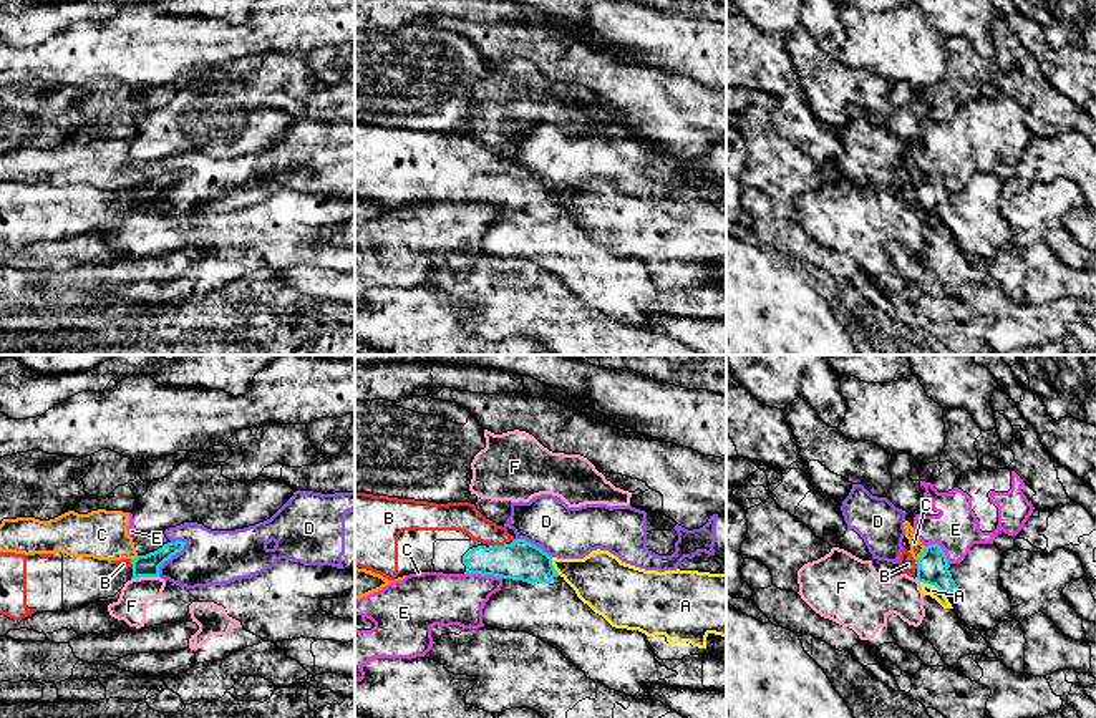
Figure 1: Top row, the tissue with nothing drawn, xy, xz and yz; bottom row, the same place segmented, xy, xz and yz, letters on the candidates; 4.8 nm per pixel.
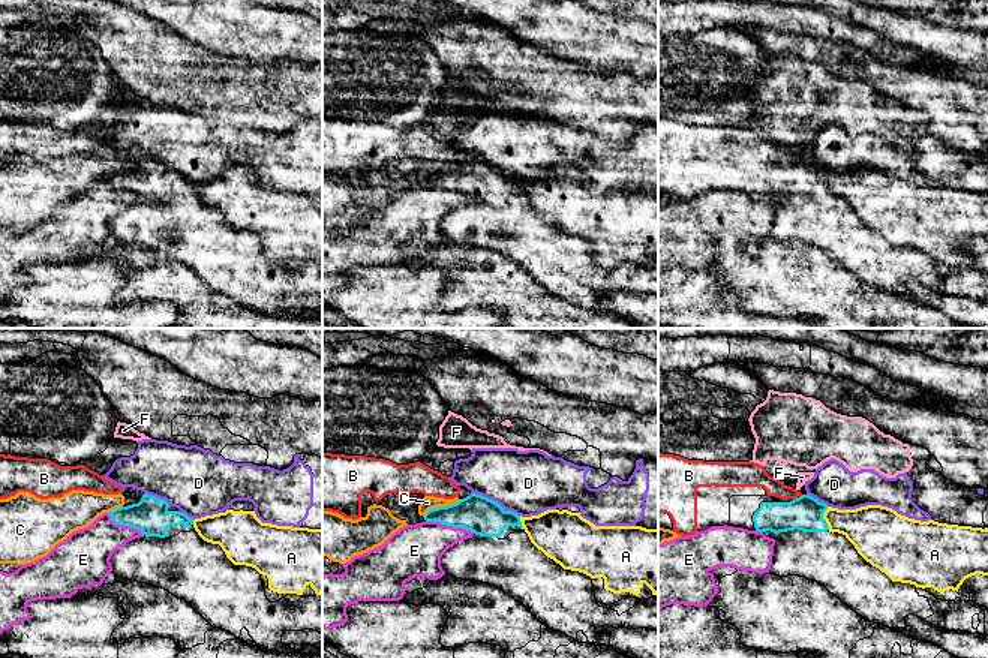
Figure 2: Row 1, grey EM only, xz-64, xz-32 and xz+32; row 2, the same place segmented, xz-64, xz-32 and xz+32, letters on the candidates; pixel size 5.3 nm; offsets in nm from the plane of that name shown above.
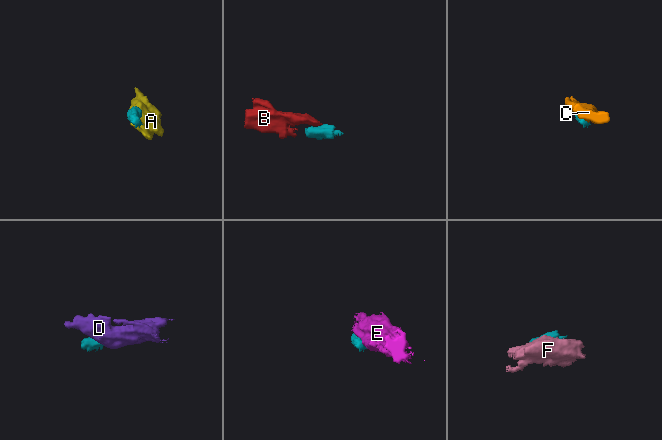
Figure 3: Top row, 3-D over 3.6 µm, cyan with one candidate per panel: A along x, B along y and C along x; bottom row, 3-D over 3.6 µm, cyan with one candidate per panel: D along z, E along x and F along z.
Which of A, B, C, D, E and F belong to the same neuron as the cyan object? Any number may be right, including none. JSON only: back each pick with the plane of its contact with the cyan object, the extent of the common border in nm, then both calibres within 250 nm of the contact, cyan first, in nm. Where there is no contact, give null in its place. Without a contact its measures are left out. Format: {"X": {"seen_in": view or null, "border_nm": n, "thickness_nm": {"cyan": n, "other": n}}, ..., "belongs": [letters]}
{"belongs": []}

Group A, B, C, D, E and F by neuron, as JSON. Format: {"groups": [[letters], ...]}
{"groups": [["A", "B"], ["C", "D"], ["E"], ["F"]]}

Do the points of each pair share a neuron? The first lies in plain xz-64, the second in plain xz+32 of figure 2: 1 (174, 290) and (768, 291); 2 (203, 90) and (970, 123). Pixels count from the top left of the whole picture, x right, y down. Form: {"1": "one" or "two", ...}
{"1": "one", "2": "one"}

